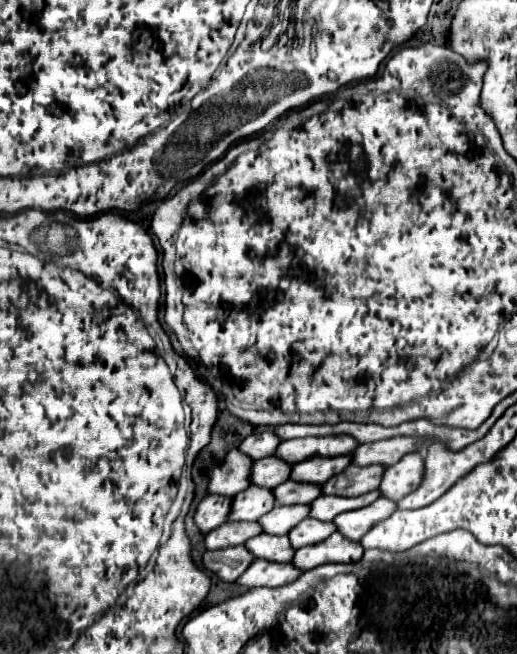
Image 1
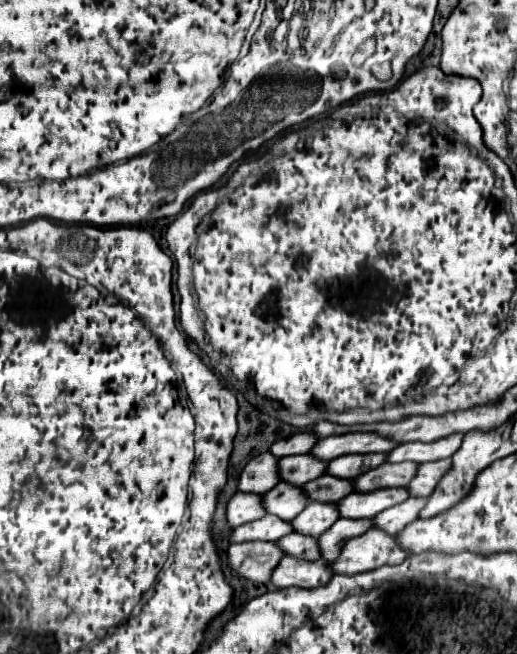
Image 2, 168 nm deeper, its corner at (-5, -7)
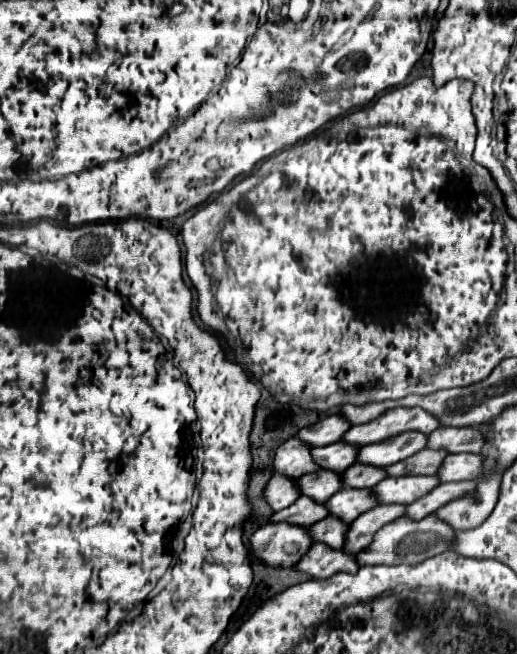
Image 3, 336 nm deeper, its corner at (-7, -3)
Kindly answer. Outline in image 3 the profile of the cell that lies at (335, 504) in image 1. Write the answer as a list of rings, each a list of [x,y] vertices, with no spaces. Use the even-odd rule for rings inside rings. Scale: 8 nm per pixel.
[[[428,475],[428,477],[386,477],[374,487],[376,497],[380,503],[414,503],[416,499],[428,495],[432,487],[438,487],[440,479],[438,475]]]

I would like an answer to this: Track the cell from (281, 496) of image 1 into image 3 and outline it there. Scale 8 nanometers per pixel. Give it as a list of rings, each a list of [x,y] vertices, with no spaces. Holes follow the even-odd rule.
[[[354,463],[352,467],[348,467],[342,473],[344,485],[346,487],[356,487],[356,489],[362,489],[362,487],[370,487],[372,489],[372,487],[376,487],[376,483],[380,483],[386,477],[388,475],[384,475],[382,467],[368,467],[364,463]]]

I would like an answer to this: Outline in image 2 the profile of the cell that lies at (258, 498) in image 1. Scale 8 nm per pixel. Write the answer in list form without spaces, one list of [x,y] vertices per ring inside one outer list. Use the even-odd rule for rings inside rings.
[[[278,483],[262,495],[262,507],[266,513],[276,515],[282,521],[292,521],[306,507],[306,497],[302,495],[302,487]]]

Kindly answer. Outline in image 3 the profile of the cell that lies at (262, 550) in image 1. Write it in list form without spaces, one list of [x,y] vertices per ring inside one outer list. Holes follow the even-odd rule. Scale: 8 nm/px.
[[[328,515],[326,519],[310,527],[310,535],[314,541],[322,541],[334,549],[342,549],[344,547],[344,527],[348,527],[348,523],[344,523],[336,515]]]

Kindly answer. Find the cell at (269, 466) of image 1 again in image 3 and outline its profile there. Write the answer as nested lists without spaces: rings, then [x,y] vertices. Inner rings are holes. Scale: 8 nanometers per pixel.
[[[338,441],[332,445],[314,447],[312,457],[322,469],[332,469],[340,473],[346,471],[352,463],[356,463],[356,451],[360,451],[360,447],[352,447],[350,443]]]

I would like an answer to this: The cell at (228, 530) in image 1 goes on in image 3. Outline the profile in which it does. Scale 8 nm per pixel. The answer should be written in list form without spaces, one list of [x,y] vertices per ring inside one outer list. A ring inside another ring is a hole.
[[[302,495],[290,507],[286,507],[282,511],[276,511],[272,521],[286,521],[286,523],[292,523],[292,525],[308,527],[312,523],[318,523],[324,517],[328,517],[328,509],[322,503],[316,503],[316,501],[308,499],[306,495]]]

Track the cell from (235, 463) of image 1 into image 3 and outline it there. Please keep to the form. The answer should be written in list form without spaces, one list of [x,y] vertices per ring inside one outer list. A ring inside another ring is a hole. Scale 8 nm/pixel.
[[[288,439],[286,443],[282,443],[276,451],[274,457],[274,469],[276,473],[284,473],[288,477],[300,477],[300,475],[308,475],[312,471],[318,471],[316,463],[312,463],[312,455],[310,455],[312,447],[304,447],[304,443],[300,443],[300,439]]]

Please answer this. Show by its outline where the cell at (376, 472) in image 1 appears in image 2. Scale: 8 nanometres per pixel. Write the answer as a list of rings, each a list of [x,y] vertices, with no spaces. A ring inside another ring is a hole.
[[[382,463],[352,479],[356,493],[386,489],[386,487],[406,487],[416,473],[416,463]]]

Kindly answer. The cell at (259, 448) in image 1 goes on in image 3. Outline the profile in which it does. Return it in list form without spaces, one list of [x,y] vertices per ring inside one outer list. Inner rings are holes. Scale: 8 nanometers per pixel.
[[[338,413],[338,415],[328,415],[324,419],[320,419],[318,423],[300,429],[300,433],[296,437],[310,443],[312,447],[324,447],[324,445],[340,441],[344,431],[348,431],[348,427],[352,427],[352,425],[344,423],[344,419],[340,419],[340,413]]]

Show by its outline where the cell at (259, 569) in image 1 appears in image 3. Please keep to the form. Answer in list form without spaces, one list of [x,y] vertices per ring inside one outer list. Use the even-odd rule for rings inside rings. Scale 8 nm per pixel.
[[[314,543],[312,549],[296,565],[298,571],[310,573],[316,579],[326,579],[336,573],[356,573],[360,565],[354,555],[348,555],[344,549],[332,549],[324,543]]]

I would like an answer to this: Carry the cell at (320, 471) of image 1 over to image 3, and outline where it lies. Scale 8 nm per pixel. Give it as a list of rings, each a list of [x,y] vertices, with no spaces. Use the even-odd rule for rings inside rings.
[[[408,431],[404,435],[394,435],[392,439],[384,439],[380,443],[362,447],[358,453],[358,461],[376,467],[388,467],[422,451],[424,443],[428,443],[428,435],[420,431],[412,431],[412,433]]]

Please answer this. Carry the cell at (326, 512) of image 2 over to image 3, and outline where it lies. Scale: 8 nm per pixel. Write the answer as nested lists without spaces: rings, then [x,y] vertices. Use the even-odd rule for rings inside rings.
[[[350,487],[340,489],[336,495],[332,495],[326,501],[328,511],[332,515],[338,515],[346,523],[352,523],[352,519],[356,519],[364,511],[370,511],[376,505],[380,503],[376,503],[376,495],[372,495],[372,489],[360,491],[360,489],[350,489]]]

